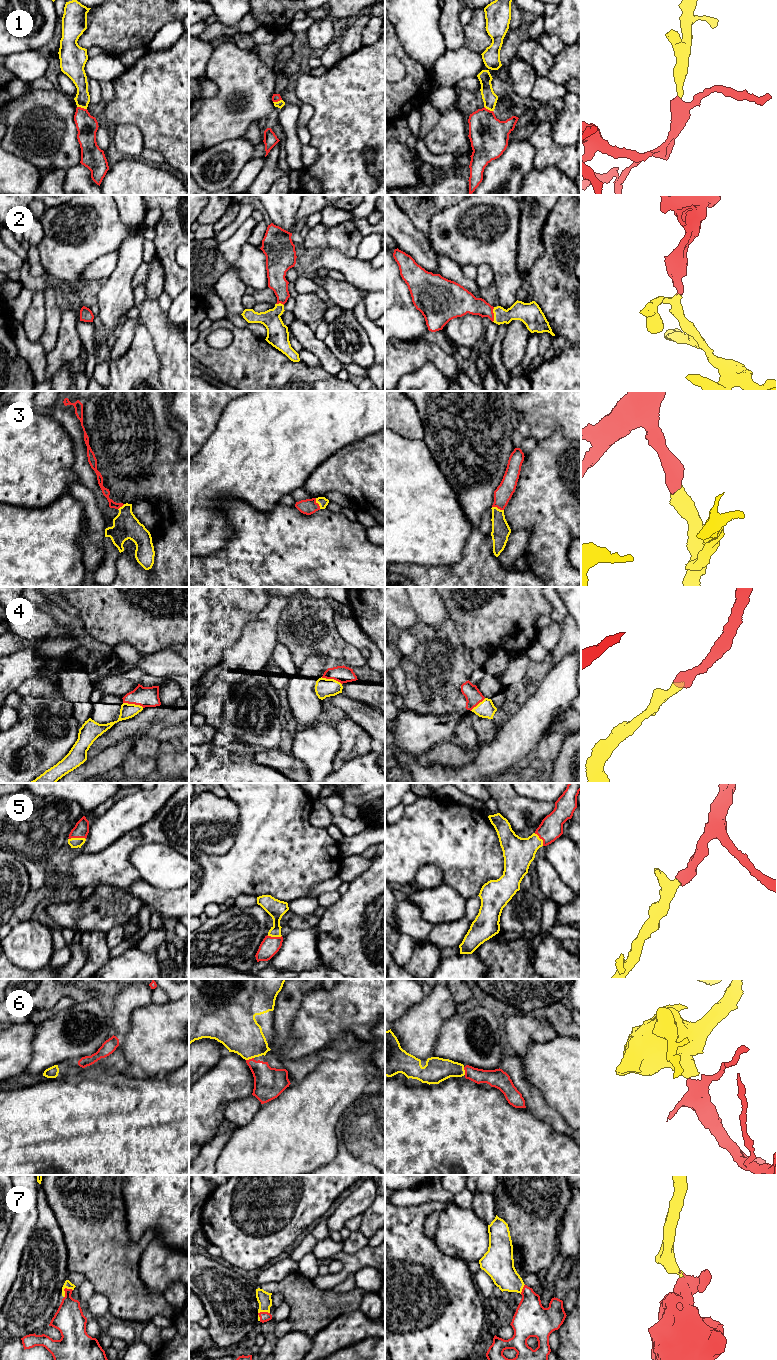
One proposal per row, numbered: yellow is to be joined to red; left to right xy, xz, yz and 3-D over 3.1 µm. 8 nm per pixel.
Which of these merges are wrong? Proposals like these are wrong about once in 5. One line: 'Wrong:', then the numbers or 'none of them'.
Wrong: none of them

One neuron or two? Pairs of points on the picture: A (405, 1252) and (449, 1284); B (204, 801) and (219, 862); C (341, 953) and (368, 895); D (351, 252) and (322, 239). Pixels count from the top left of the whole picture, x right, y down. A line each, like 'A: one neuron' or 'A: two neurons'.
A: one neuron
B: two neurons
C: one neuron
D: one neuron

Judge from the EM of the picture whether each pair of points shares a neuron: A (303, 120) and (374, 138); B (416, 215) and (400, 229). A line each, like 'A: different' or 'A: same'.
A: different
B: different

